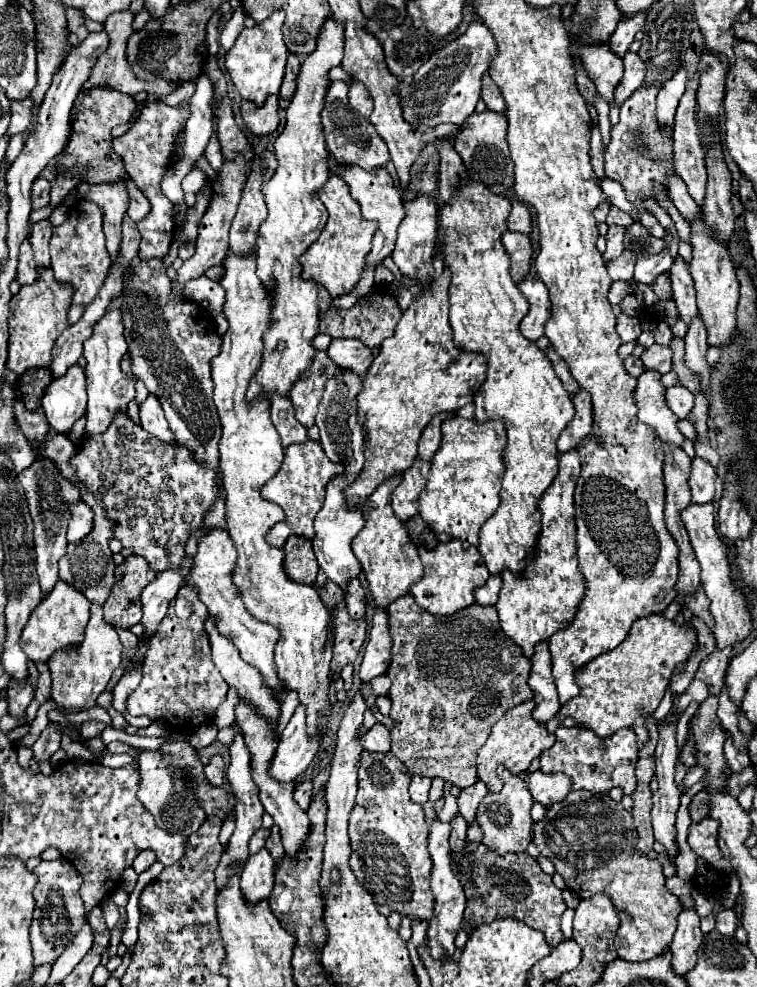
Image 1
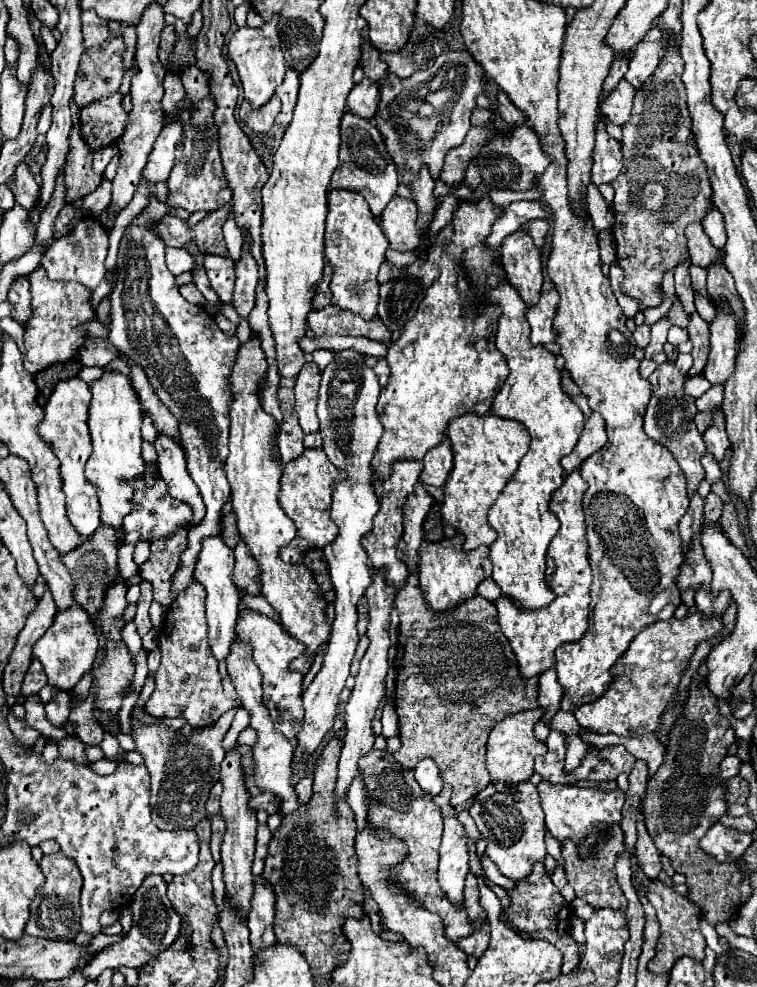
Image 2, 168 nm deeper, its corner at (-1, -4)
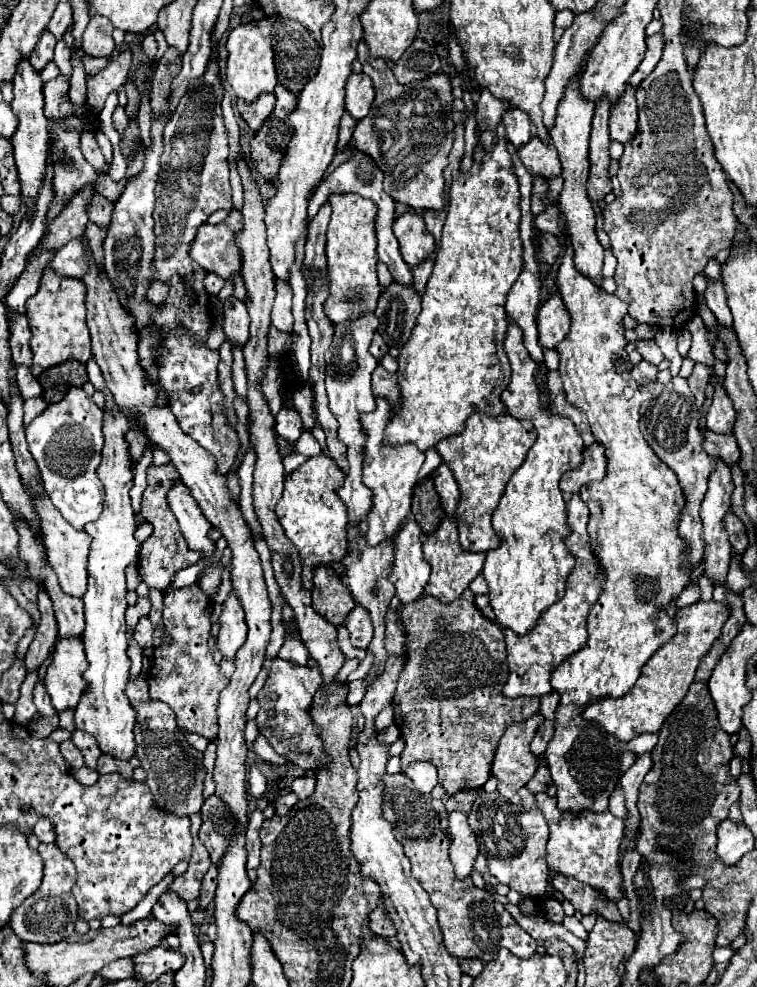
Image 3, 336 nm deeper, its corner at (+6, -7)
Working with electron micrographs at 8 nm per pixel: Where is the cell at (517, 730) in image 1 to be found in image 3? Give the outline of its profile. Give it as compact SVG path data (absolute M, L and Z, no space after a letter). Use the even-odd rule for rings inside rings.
M537 714L521 724L507 728L493 760L493 776L499 780L497 790L507 800L519 800L517 790L523 788L537 770L537 758L529 752L529 744L543 724L543 716Z

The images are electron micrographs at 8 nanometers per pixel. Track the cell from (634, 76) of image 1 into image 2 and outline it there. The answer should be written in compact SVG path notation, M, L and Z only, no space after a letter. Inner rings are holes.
M654 41L654 43L638 43L638 47L632 53L630 69L624 75L624 79L628 79L630 85L640 89L644 85L644 81L648 77L652 77L652 73L656 71L656 67L660 63L660 49L662 49L662 45L658 41Z

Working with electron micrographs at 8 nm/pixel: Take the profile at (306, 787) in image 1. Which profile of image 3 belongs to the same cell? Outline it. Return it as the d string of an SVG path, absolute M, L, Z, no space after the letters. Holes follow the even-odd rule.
M305 774L301 778L295 778L293 780L293 792L299 796L299 798L309 798L315 790L315 774Z

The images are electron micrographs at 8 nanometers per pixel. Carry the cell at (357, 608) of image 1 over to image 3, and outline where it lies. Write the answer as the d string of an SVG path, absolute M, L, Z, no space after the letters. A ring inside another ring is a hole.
M359 604L349 612L347 620L345 620L345 626L351 634L351 644L355 648L361 648L361 650L367 650L371 638L373 638L373 626L371 626L371 620L369 620L369 614L365 612L365 608L361 608Z

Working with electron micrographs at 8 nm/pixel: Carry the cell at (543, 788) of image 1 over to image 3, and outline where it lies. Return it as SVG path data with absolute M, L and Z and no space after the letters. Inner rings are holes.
M545 792L535 794L539 808L543 810L547 824L549 824L549 842L547 842L547 866L553 874L561 874L561 876L571 876L577 878L585 884L591 884L593 888L601 890L609 900L619 902L623 898L623 876L621 876L621 844L625 840L625 822L621 818L615 818L611 812L603 812L603 814L595 814L595 812L585 812L585 816L561 816L561 812L557 812L557 800L549 798Z

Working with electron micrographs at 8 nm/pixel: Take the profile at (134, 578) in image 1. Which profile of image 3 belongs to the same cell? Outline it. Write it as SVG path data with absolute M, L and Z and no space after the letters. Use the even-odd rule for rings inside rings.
M143 616L143 618L139 620L139 624L135 626L133 638L137 640L137 644L139 644L141 648L153 648L153 624L149 622L147 616Z

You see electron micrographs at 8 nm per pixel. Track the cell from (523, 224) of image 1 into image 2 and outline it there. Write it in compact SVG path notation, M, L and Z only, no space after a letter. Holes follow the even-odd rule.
M532 219L522 225L522 231L528 233L534 239L534 243L542 249L544 239L546 239L546 231L548 231L548 221L546 219Z

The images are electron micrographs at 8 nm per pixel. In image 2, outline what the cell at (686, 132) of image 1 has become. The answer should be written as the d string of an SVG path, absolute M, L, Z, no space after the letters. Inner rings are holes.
M710 207L706 211L706 215L702 217L702 225L704 225L704 231L708 233L710 241L714 247L724 247L726 243L726 231L724 231L724 217L722 213L716 209L716 207Z

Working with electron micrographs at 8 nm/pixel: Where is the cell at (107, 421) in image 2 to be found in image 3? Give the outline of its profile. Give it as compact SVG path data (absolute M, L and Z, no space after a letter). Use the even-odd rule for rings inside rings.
M105 412L103 432L105 432L105 448L101 468L97 472L99 480L105 486L105 506L103 514L85 526L87 534L93 538L89 552L89 586L83 596L85 602L85 632L83 644L89 660L89 668L83 674L89 682L85 690L85 700L75 710L75 726L83 732L89 732L103 754L113 756L115 760L131 760L135 756L135 710L125 696L125 684L129 680L129 658L127 658L127 638L125 638L125 608L127 608L127 586L125 586L125 568L137 560L139 542L133 532L137 528L129 490L133 486L133 470L125 444L125 428L129 422L123 412L117 412L113 418Z

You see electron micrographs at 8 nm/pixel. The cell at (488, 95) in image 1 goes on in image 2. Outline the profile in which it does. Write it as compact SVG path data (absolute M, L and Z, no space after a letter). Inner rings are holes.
M498 91L498 115L502 117L502 121L506 121L506 123L514 123L514 125L518 125L518 123L524 123L524 115L512 105L512 101L506 97L506 93L502 93L502 91Z

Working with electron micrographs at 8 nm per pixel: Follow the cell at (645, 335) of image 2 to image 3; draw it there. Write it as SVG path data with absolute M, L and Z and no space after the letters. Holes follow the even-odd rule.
M637 340L637 350L641 352L641 356L643 356L643 360L647 360L647 362L651 362L651 364L659 364L659 362L663 362L665 360L665 356L663 356L663 352L659 350L659 346L655 344L655 340Z

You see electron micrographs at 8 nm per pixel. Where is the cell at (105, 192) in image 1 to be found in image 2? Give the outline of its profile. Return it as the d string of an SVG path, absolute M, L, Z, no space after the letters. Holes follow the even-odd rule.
M150 3L144 9L142 19L140 19L140 23L136 27L136 33L138 33L138 43L136 43L136 63L138 63L138 69L136 69L136 75L132 77L132 89L130 89L134 107L130 111L130 119L128 119L126 131L124 131L124 135L116 143L116 147L120 149L120 165L118 165L116 177L112 179L112 201L106 207L108 215L118 215L132 201L136 185L140 183L144 165L148 163L148 155L152 153L152 145L154 145L156 137L162 131L164 111L162 111L160 99L162 99L162 93L164 93L164 87L162 87L164 67L158 61L158 43L160 43L162 29L164 29L162 5L160 3L154 3L154 5Z

